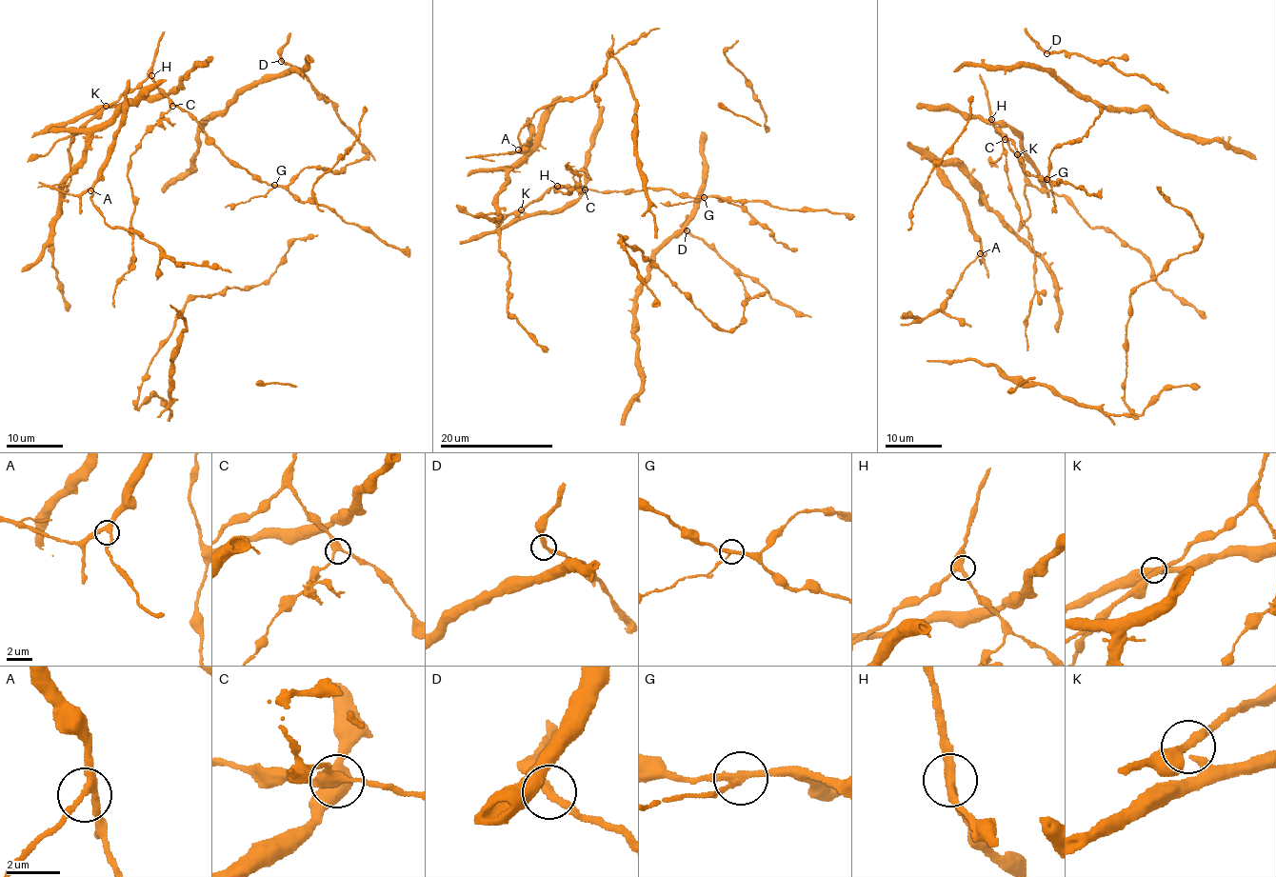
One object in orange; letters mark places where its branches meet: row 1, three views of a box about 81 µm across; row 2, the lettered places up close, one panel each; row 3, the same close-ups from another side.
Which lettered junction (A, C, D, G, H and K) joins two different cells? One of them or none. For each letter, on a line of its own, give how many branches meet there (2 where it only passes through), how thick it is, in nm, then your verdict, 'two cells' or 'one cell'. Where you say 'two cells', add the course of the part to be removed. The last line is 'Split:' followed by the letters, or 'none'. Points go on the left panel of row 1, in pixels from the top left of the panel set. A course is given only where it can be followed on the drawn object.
A: 3 branches meet; 260 nm thick; one cell
C: 3 branches meet; 320 nm thick; one cell
D: 2 branches meet; 280 nm thick; one cell
G: 3 branches meet; 220 nm thick; two cells; foreign part runs (275, 185), (263, 195), (226, 207)
H: 3 branches meet; 340 nm thick; one cell
K: 3 branches meet; 260 nm thick; one cell
Split: G

